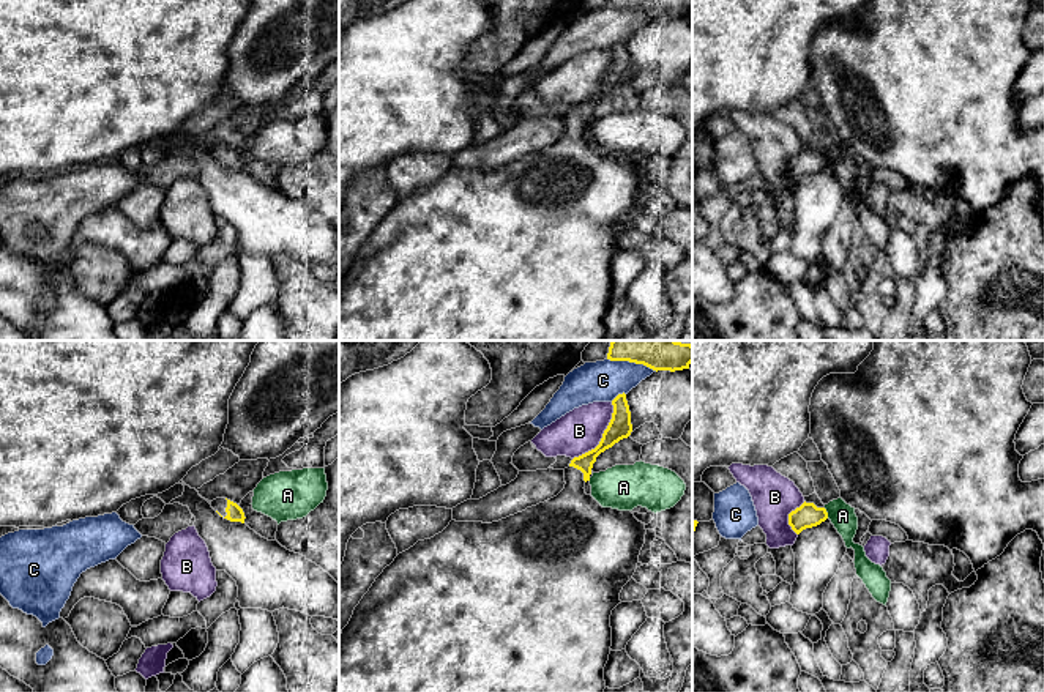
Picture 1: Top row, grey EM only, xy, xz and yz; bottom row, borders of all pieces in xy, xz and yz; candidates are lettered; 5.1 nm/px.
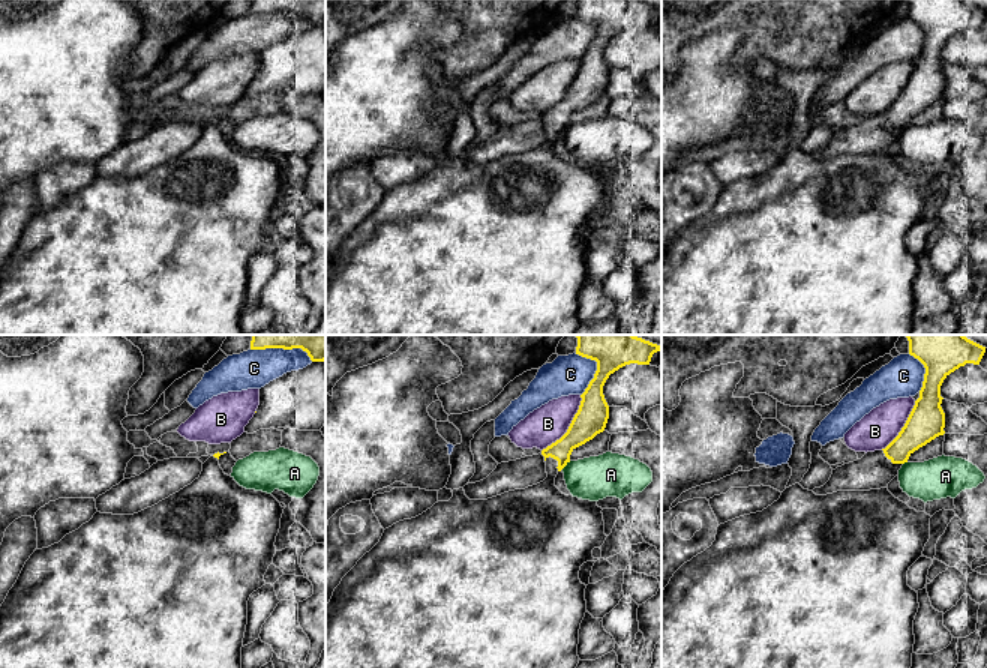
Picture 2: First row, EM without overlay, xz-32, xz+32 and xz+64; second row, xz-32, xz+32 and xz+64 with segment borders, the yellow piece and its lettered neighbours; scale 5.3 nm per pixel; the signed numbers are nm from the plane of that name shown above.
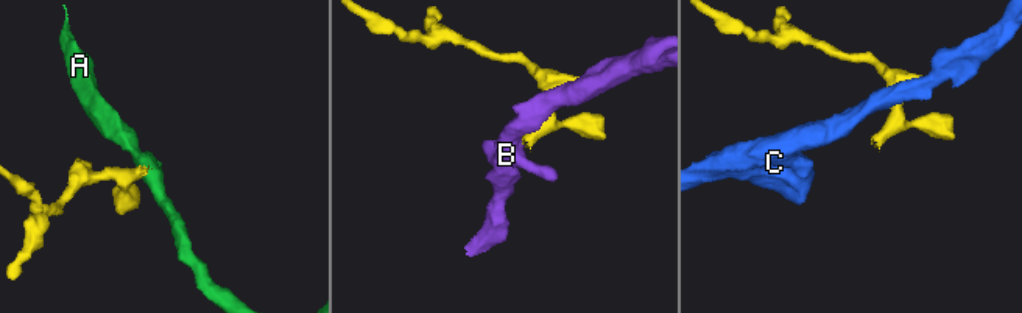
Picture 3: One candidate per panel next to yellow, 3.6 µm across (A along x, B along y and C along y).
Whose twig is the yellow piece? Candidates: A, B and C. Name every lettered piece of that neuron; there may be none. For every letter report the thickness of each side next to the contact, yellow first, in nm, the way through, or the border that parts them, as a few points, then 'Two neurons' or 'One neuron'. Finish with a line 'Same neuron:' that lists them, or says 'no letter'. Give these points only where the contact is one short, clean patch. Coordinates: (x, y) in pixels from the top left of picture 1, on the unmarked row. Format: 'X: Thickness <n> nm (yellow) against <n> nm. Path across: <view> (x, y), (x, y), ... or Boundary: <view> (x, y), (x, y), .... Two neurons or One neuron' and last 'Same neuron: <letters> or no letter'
A: Thickness 120 nm (yellow) against 130 nm. Boundary: yz (824, 155), (828, 164). Two neurons
B: Thickness 120 nm (yellow) against 220 nm. Boundary: xz (612, 49), (612, 65), (601, 87), (573, 106). Two neurons
C: Thickness 120 nm (yellow) against 200 nm. Two neurons
Same neuron: no letter

